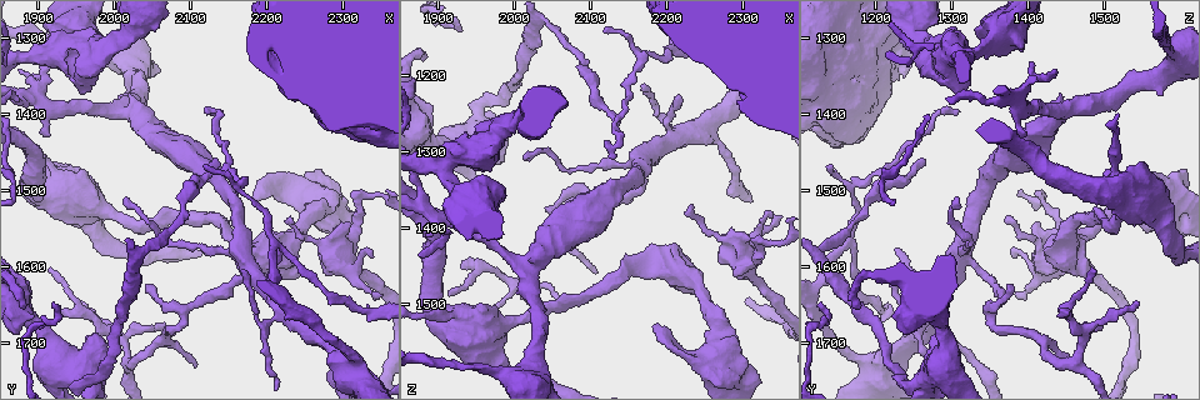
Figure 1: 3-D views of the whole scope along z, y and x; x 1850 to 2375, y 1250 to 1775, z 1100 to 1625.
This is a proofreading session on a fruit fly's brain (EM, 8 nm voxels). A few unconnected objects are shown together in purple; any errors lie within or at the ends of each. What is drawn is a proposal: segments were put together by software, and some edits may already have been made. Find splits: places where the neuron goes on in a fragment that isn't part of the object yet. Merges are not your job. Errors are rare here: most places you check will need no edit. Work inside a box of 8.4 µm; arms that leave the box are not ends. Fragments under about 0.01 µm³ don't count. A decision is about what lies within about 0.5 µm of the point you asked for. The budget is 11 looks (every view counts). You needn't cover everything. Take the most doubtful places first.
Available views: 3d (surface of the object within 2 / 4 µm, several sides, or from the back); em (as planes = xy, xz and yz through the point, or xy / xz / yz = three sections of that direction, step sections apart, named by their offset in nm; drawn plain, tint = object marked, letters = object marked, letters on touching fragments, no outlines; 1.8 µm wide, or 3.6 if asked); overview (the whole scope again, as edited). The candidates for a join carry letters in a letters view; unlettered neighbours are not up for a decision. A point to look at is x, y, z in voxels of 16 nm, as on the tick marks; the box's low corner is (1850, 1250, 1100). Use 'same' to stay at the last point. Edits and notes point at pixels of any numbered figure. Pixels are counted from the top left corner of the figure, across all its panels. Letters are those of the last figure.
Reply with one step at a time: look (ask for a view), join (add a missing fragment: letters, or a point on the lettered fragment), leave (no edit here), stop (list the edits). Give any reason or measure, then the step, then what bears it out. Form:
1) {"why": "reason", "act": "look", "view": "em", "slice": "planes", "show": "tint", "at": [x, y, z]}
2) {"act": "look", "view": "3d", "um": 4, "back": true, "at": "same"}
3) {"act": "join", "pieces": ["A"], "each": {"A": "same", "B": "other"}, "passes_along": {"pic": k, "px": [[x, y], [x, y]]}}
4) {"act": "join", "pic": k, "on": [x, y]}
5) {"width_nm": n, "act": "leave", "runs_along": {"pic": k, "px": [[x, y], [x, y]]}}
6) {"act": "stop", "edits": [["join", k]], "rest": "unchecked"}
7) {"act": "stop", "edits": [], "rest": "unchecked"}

{"why": "branch stops here", "act": "look", "view": "3d", "um": 4, "at": [2130, 1460, 1260]}

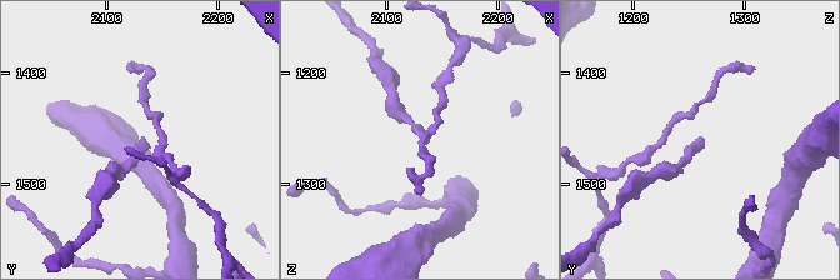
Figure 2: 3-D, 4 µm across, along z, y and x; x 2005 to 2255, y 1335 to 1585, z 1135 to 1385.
{"act": "look", "view": "em", "slice": "xz", "step": 4, "show": "tint", "at": [2130, 1458, 1262]}

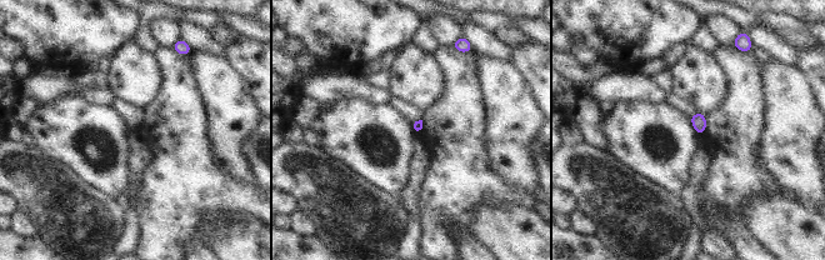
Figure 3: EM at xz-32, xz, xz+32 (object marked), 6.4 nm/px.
{"act": "look", "view": "em", "slice": "planes", "show": "letters", "at": "same"}

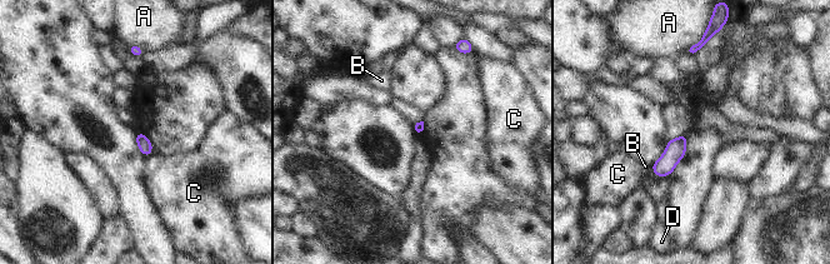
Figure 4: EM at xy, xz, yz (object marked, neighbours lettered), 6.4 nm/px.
{"longest_contact_nm": ["C", 140], "act": "leave", "each": {"A": "other", "B": "other", "C": "other", "D": "other"}, "border": {"pic": 4, "px": [[650, 168], [659, 177], [670, 174]]}, "found": "no lettered fragment goes on from it"}

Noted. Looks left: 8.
{"why": "stops while still wide", "act": "look", "view": "em", "slice": "planes", "show": "letters", "at": [2210, 1510, 1550]}

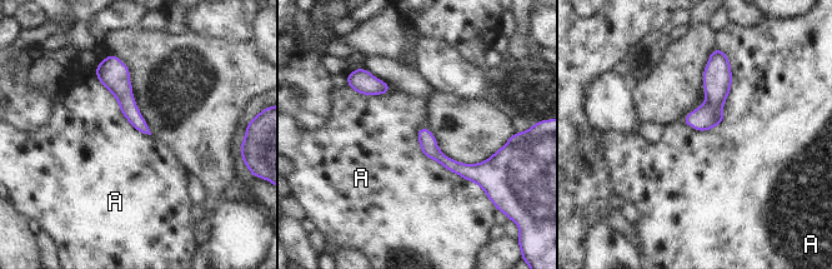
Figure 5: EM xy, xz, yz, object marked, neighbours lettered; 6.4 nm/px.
{"act": "leave", "each": {"A": "other"}, "runs_along": {"pic": 5, "px": [[111, 60], [126, 104], [145, 130]]}, "found": "none of them fits"}

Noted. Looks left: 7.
{"why": "thin end", "act": "look", "view": "em", "slice": "xz", "step": 4, "show": "tint", "at": [2235, 1540, 1370]}

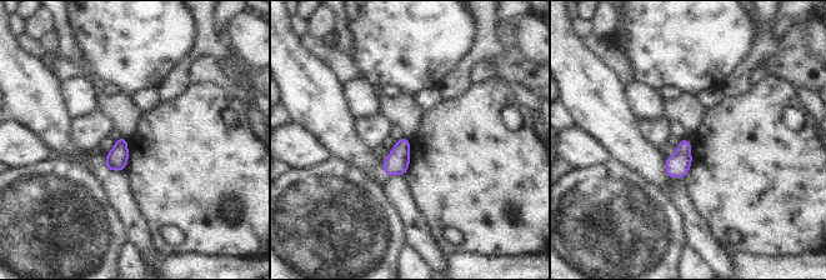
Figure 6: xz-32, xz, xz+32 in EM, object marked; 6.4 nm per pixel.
{"why": "cut it another way", "act": "look", "view": "em", "slice": "planes", "show": "letters", "at": "same"}

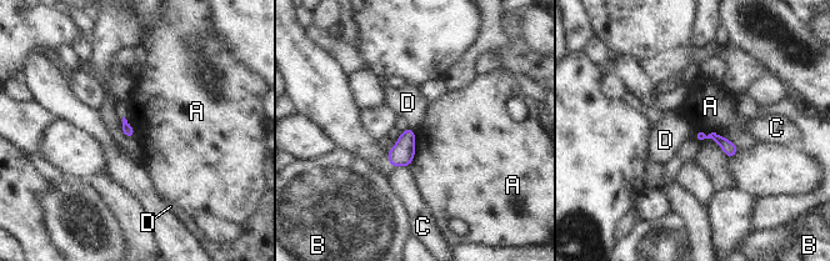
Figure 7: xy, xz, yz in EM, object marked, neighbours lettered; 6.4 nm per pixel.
{"act": "leave", "each": {"A": "other", "B": "other", "C": "other", "D": "other"}, "found": "none of them fits"}

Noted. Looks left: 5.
{"why": "four arms meet", "act": "look", "view": "em", "slice": "planes", "show": "letters", "at": [2020, 1730, 1460]}

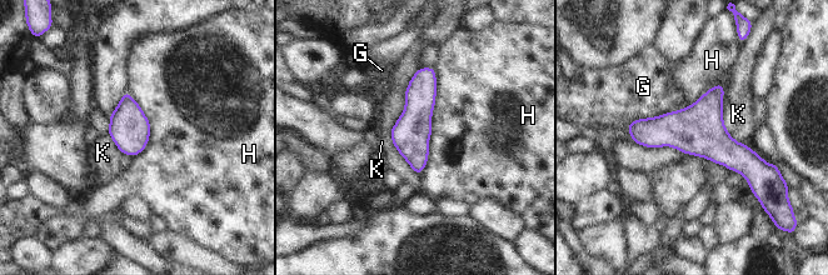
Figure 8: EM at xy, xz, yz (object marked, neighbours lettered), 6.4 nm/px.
{"width_nm": 240, "act": "leave", "each": {"G": "other", "H": "other", "K": "other"}, "runs_along": {"pic": 8, "px": [[631, 128], [699, 130], [759, 175]]}, "found": "none of them fits"}

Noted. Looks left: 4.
{"act": "stop", "edits": [], "rest": "unchecked"}

